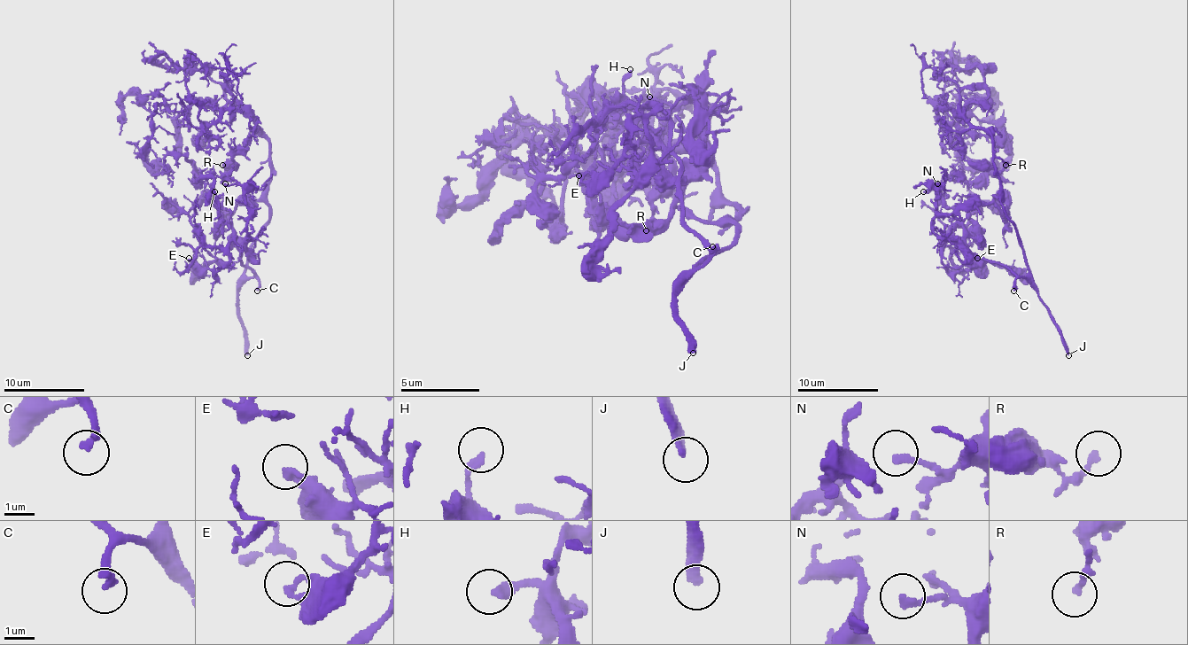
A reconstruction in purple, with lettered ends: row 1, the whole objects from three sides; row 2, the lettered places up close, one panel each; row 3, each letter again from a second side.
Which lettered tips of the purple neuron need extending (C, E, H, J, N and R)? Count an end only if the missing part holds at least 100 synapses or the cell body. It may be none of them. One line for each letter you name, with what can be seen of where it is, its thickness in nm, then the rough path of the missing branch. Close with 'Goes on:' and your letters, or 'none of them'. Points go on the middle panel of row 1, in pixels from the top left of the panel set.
C: at (712, 246); 240 nm thick
J: at (693, 353); 280 nm thick
Goes on: C, J

